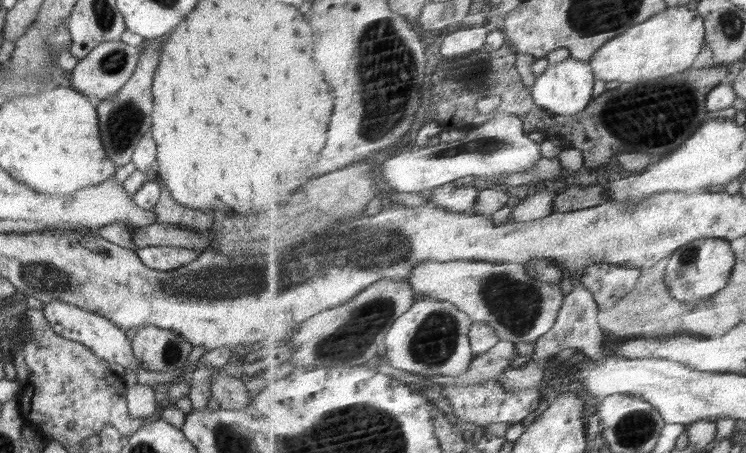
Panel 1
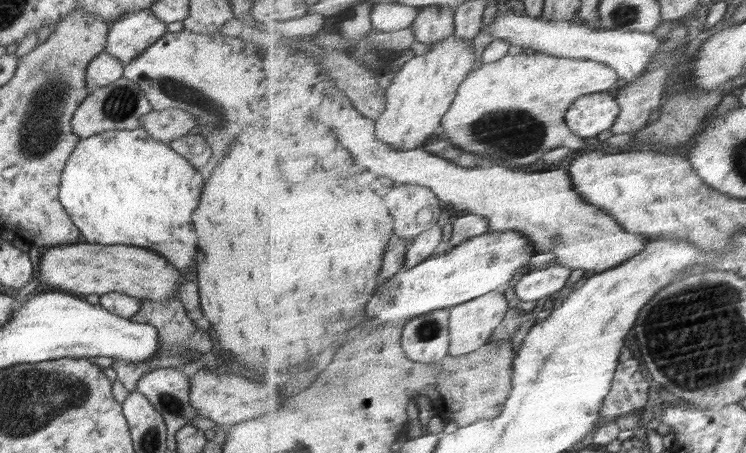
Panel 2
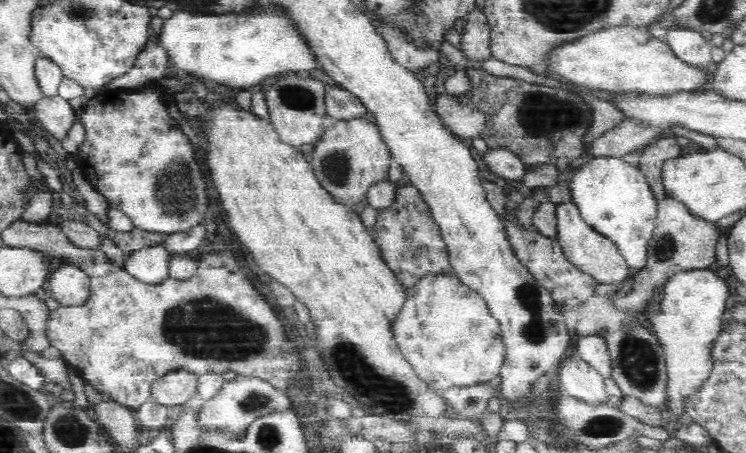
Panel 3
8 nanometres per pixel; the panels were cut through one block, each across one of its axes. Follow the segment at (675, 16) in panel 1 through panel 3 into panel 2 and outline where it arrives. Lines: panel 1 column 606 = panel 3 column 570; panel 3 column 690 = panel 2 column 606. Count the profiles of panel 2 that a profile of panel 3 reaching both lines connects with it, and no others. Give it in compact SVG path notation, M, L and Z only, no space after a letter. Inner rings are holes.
M533 51L508 55L498 62L478 66L472 71L471 76L460 87L454 106L448 118L444 118L441 128L460 148L472 154L494 158L493 163L520 169L520 166L536 164L555 148L568 146L578 150L586 146L586 140L577 135L566 122L568 111L584 96L612 90L618 80L620 75L615 68L596 60L559 57L550 53Z

